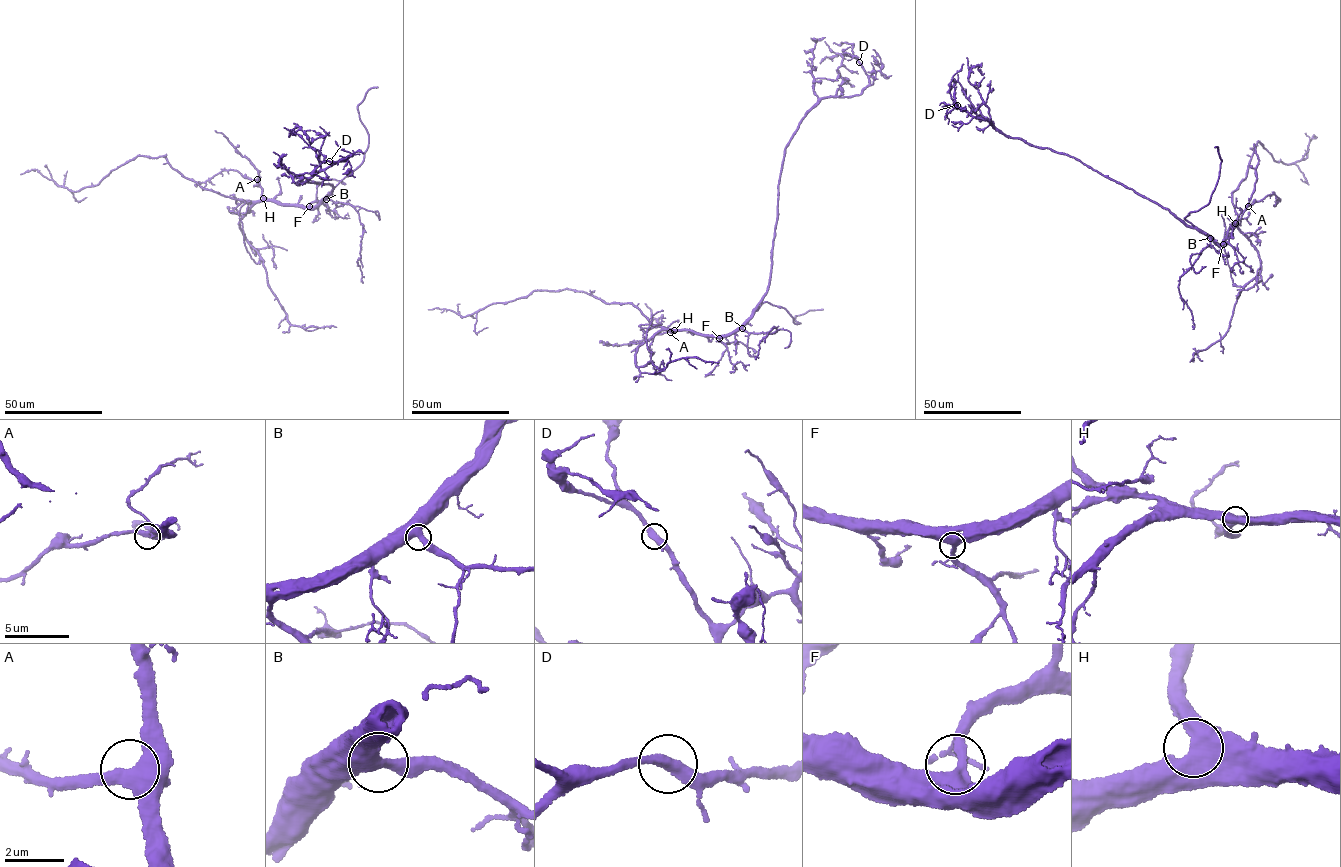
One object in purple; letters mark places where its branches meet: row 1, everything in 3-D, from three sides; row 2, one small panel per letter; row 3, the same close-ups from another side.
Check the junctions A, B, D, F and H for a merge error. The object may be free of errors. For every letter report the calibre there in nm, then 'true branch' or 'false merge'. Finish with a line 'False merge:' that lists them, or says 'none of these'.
A: calibre 500 nm; true branch
B: calibre 600 nm; true branch
D: calibre 440 nm; true branch
F: calibre 400 nm; true branch
H: calibre 650 nm; true branch
False merge: none of these

